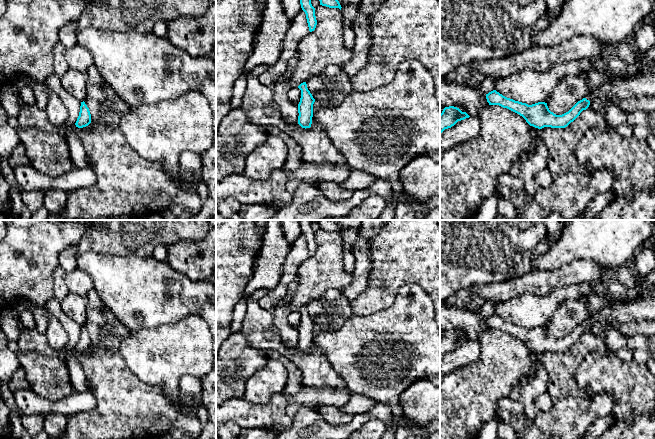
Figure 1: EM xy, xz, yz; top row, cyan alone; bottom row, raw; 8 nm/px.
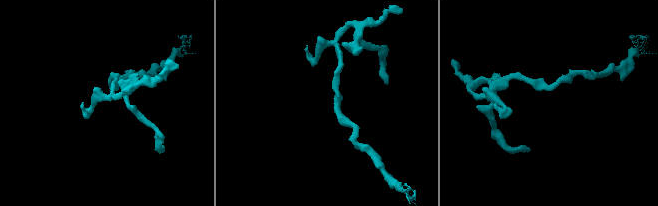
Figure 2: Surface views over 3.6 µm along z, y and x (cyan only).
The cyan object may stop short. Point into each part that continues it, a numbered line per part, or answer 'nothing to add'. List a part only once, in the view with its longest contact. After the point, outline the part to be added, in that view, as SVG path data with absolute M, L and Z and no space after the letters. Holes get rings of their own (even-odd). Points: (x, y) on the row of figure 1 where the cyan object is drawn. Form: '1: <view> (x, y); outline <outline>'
nothing to add

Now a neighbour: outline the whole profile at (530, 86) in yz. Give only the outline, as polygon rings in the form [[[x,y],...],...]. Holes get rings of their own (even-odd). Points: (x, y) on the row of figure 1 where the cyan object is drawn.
[[[596,58],[564,62],[546,72],[525,70],[500,78],[496,81],[494,90],[507,98],[528,105],[546,102],[559,79],[587,75],[590,70],[595,69],[595,60]]]

